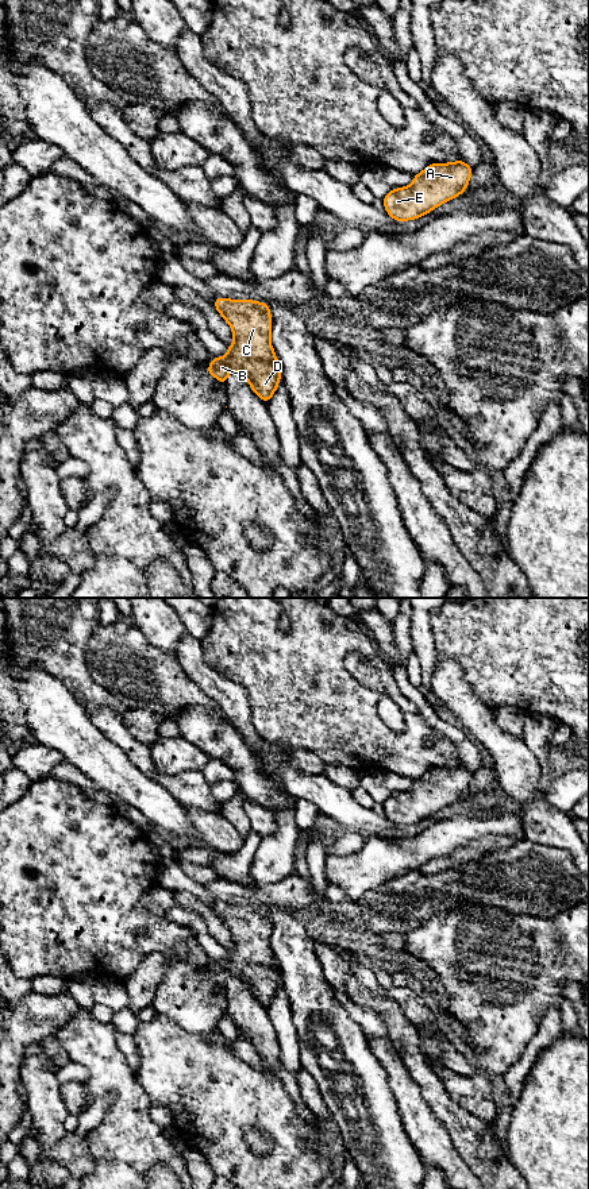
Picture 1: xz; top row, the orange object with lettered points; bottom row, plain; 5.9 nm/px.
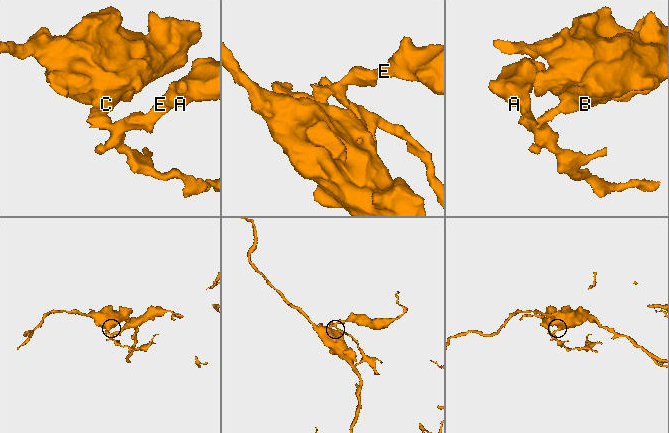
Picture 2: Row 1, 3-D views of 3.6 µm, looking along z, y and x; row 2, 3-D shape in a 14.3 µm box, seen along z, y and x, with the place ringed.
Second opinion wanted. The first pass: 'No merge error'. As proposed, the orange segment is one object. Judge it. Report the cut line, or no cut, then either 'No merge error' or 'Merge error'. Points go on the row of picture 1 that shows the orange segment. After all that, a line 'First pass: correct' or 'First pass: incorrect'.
No split. No merge error
First pass: correct

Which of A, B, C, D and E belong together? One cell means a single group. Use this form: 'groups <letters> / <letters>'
groups A B C D E

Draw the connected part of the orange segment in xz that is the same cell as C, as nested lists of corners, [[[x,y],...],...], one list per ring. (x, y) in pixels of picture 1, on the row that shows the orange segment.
[[[215,297],[213,306],[231,327],[234,344],[228,345],[226,358],[212,355],[205,371],[226,386],[230,371],[238,370],[267,404],[281,381],[281,368],[270,343],[270,305]]]

